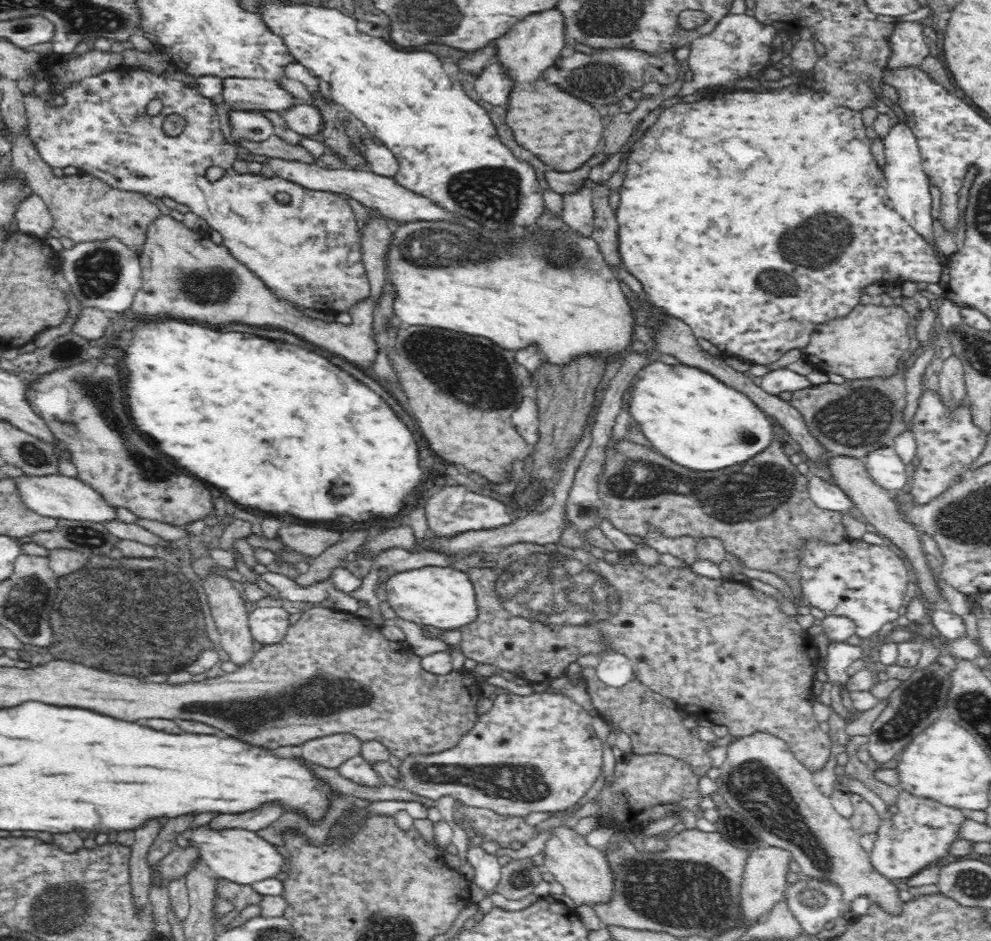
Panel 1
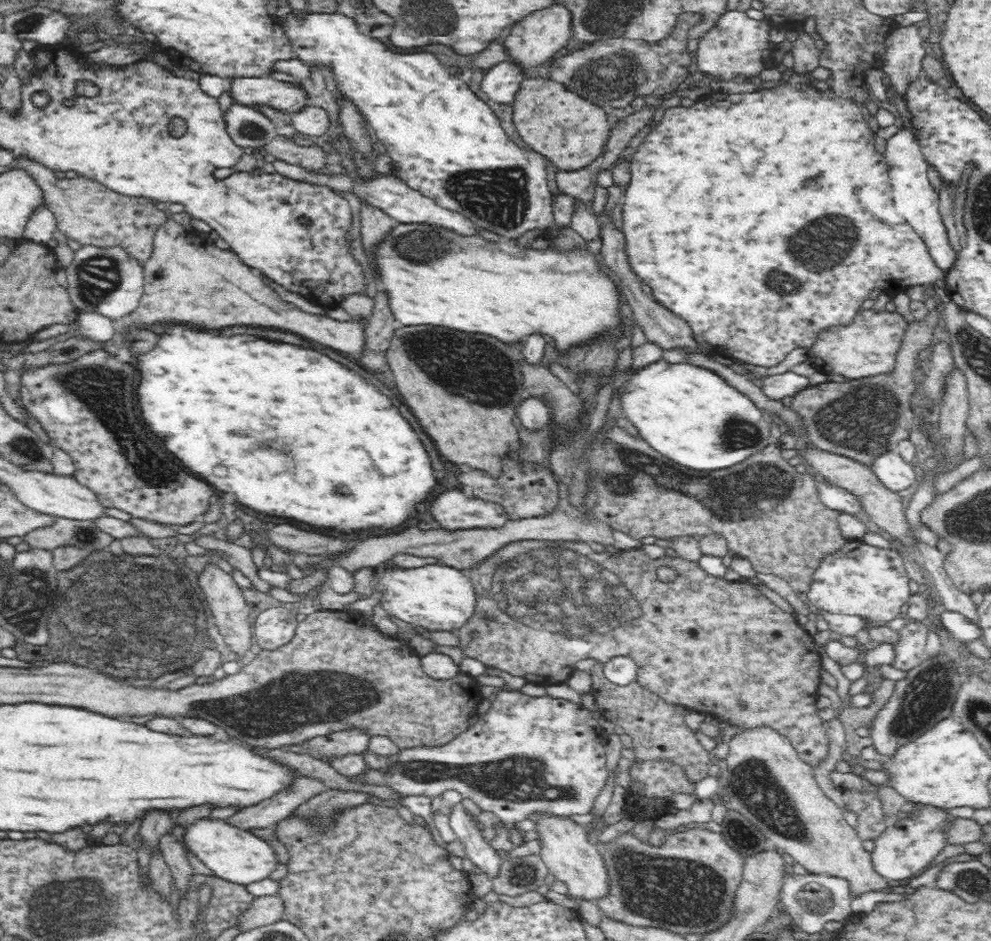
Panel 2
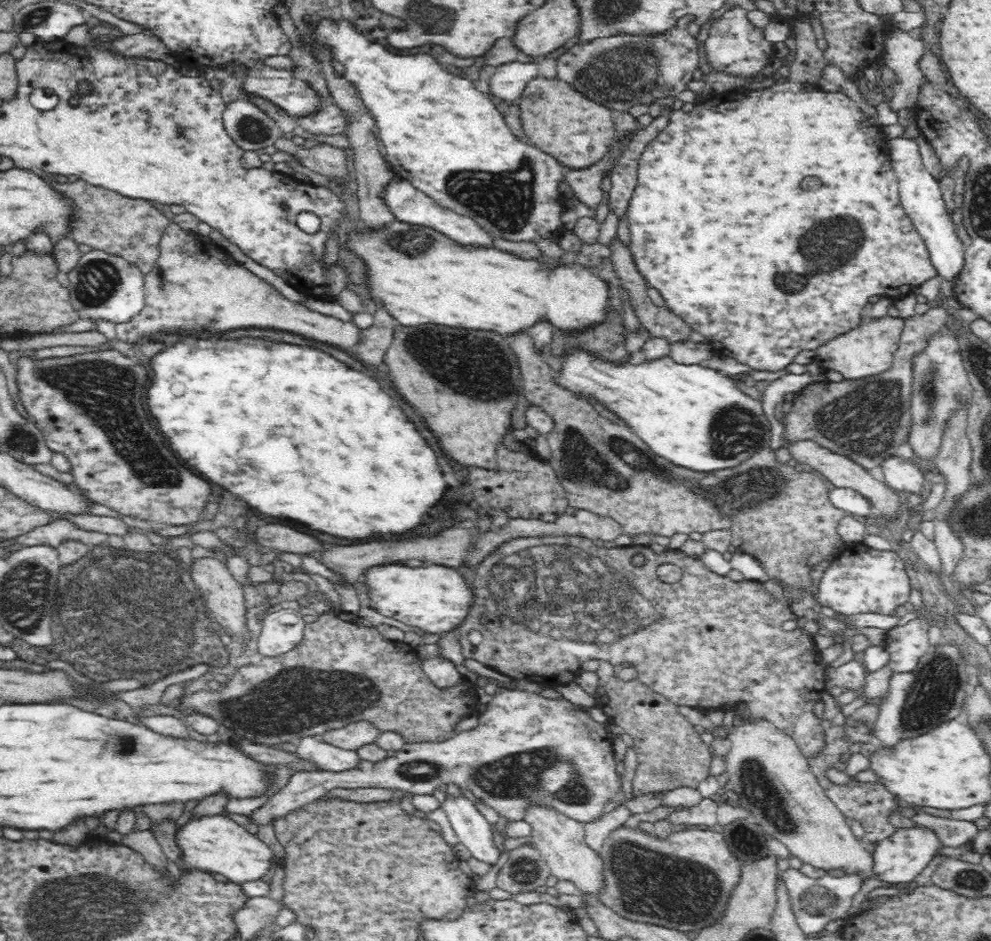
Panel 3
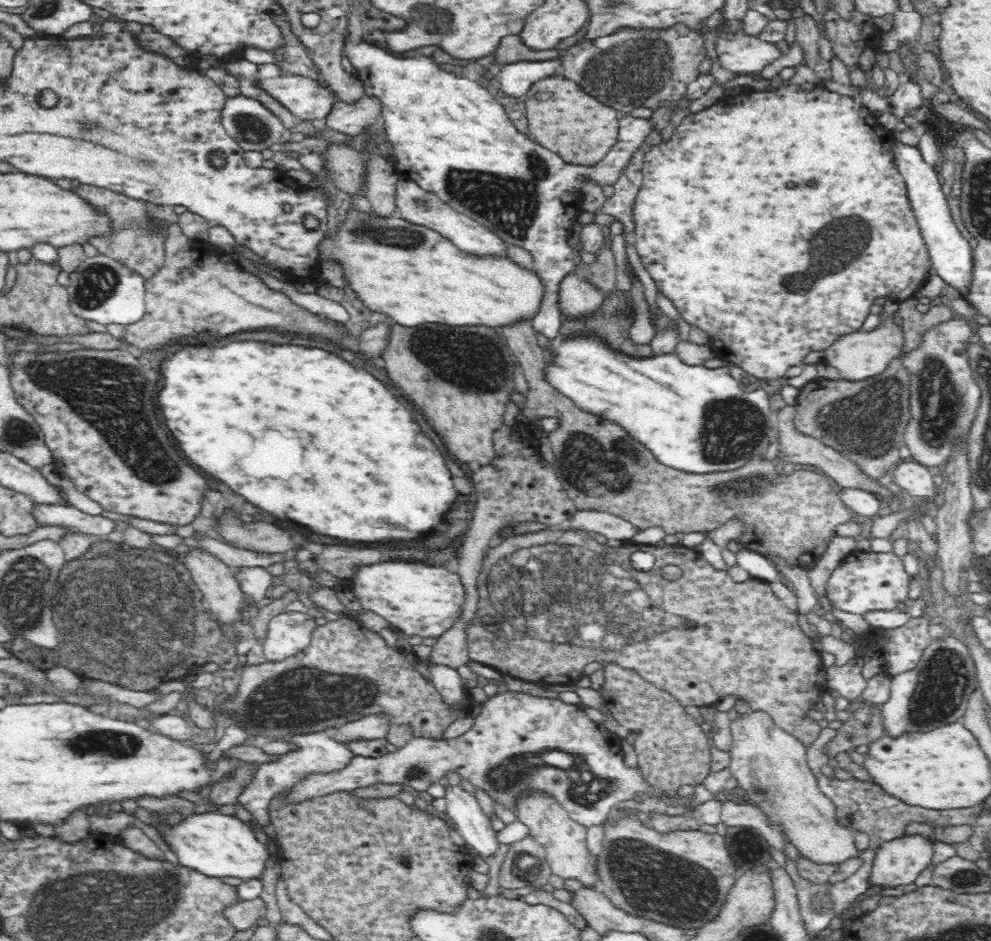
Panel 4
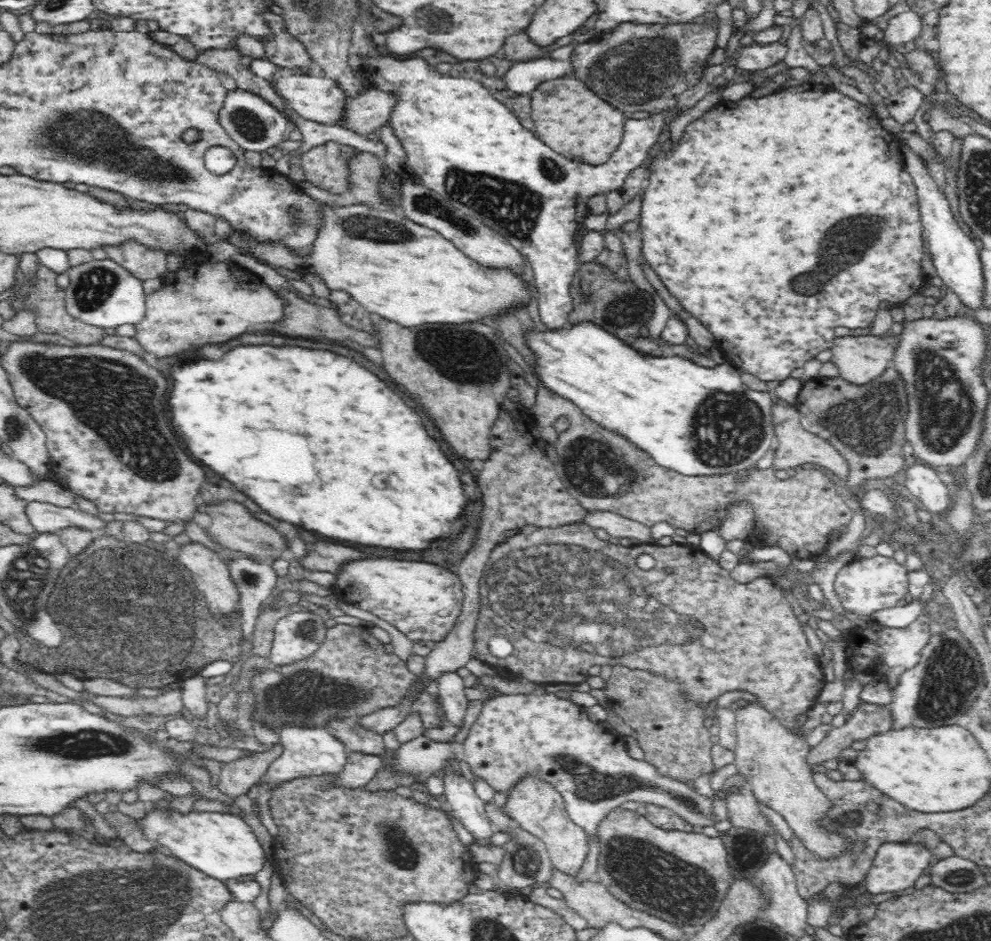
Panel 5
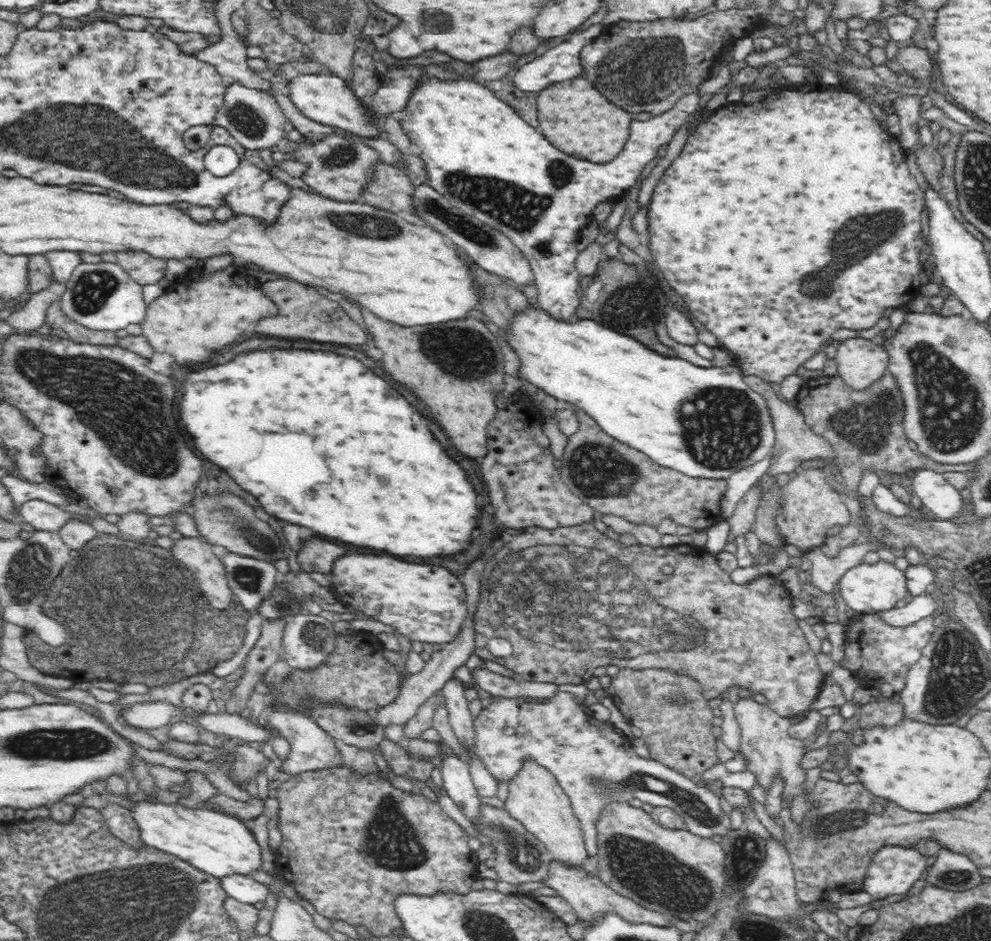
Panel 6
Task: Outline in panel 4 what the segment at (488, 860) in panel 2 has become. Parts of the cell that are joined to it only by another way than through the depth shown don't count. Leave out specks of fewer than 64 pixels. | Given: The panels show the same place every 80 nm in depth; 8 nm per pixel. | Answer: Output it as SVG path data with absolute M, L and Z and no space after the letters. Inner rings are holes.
M447 783L444 800L447 816L452 818L457 832L481 858L492 858L498 850L496 831L490 819L482 812L475 795L467 792L460 783L451 786Z

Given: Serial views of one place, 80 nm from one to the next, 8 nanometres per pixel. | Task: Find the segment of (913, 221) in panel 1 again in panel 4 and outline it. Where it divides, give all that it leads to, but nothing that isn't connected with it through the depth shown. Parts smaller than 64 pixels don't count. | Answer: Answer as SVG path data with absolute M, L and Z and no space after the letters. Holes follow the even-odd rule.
M896 140L892 141L892 157L896 170L900 172L904 184L906 184L906 196L911 212L919 226L922 238L925 240L929 252L932 271L940 276L948 286L960 292L961 296L966 292L970 284L970 272L972 268L971 247L968 241L960 234L954 223L948 202L940 187L940 180L936 170L923 160L919 148L908 146Z

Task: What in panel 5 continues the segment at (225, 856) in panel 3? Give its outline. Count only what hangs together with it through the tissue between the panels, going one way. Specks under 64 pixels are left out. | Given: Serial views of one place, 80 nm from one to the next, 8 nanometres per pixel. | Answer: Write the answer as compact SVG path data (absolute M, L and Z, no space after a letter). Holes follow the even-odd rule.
M152 807L141 819L141 828L148 839L168 848L183 863L223 882L240 876L256 875L266 862L266 852L251 827L242 816L232 813L190 811L182 814L168 811L168 808Z

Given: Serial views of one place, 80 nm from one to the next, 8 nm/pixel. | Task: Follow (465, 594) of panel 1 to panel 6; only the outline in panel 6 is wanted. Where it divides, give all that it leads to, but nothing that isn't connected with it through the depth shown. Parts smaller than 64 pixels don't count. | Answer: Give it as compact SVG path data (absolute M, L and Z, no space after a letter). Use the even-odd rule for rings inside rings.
M346 554L334 563L331 576L342 605L394 627L410 641L438 646L450 643L466 618L464 585L457 574L450 574L442 566L402 562L390 556Z

